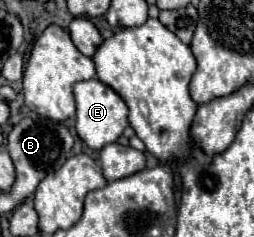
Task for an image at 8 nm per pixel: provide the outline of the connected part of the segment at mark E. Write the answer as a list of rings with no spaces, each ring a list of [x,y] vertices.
[[[100,79],[78,81],[74,85],[74,97],[76,97],[76,133],[90,149],[100,151],[104,145],[114,143],[122,135],[124,127],[128,125],[128,107],[112,87],[108,87]]]

